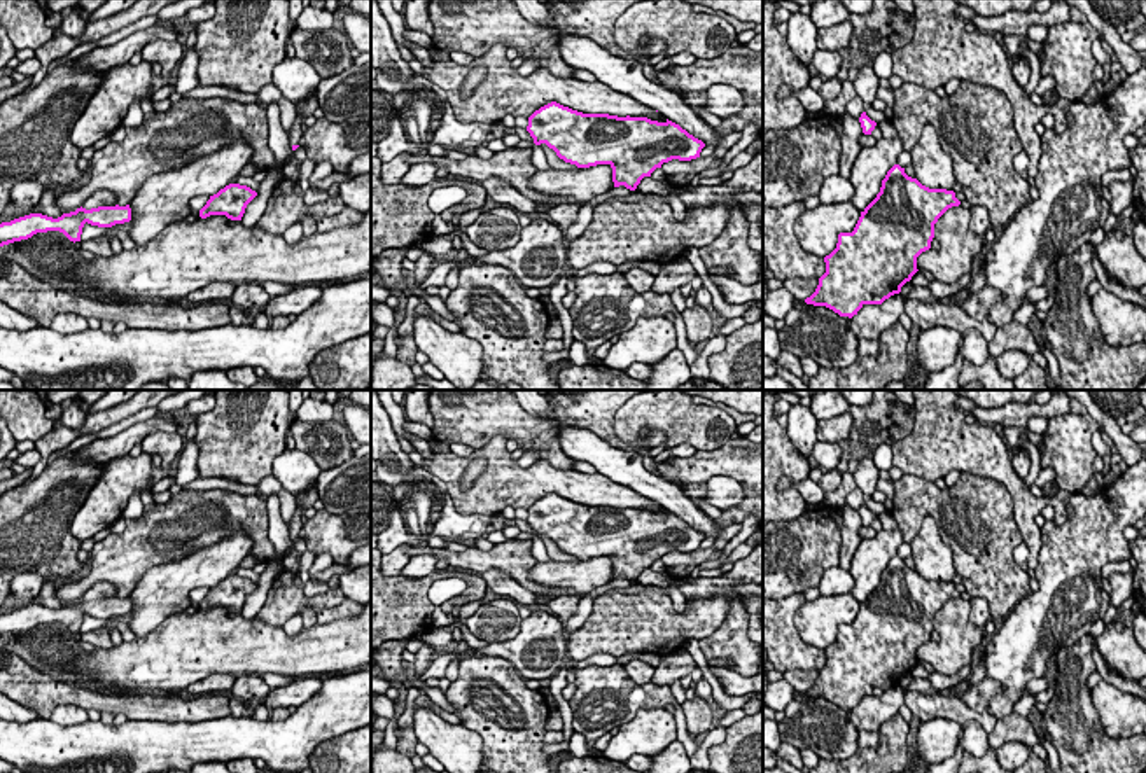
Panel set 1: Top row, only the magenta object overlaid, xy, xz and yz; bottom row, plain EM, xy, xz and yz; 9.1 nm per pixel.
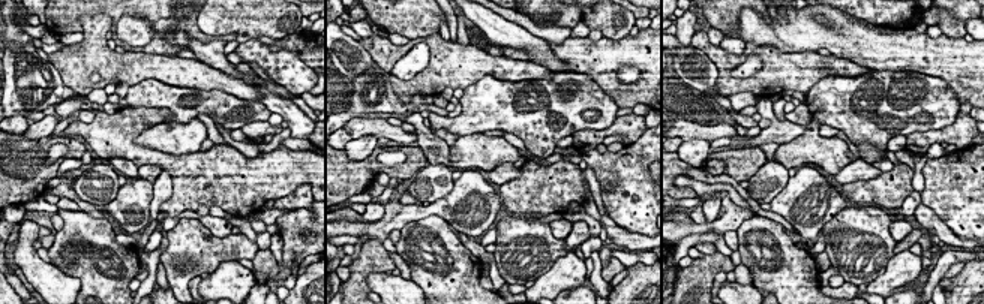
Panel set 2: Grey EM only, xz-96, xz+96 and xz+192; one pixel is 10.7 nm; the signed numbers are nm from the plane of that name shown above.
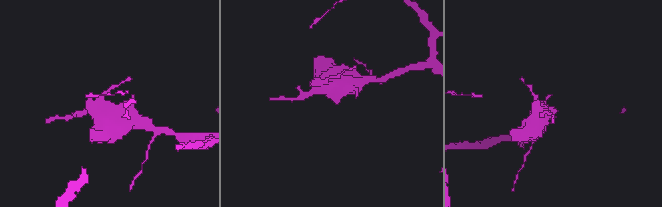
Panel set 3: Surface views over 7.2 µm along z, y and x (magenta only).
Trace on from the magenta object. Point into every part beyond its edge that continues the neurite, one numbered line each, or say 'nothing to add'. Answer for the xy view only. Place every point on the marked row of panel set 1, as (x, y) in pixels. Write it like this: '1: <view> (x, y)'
1: xy (296, 132)

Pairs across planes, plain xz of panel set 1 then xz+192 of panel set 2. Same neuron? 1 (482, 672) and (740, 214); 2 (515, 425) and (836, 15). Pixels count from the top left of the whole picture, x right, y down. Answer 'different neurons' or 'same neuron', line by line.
1: different neurons
2: different neurons

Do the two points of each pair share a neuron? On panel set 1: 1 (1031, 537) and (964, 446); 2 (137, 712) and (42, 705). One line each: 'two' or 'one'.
1: one
2: one

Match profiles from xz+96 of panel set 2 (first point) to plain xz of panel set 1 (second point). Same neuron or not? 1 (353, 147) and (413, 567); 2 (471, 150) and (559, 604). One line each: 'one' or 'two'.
1: one
2: two

